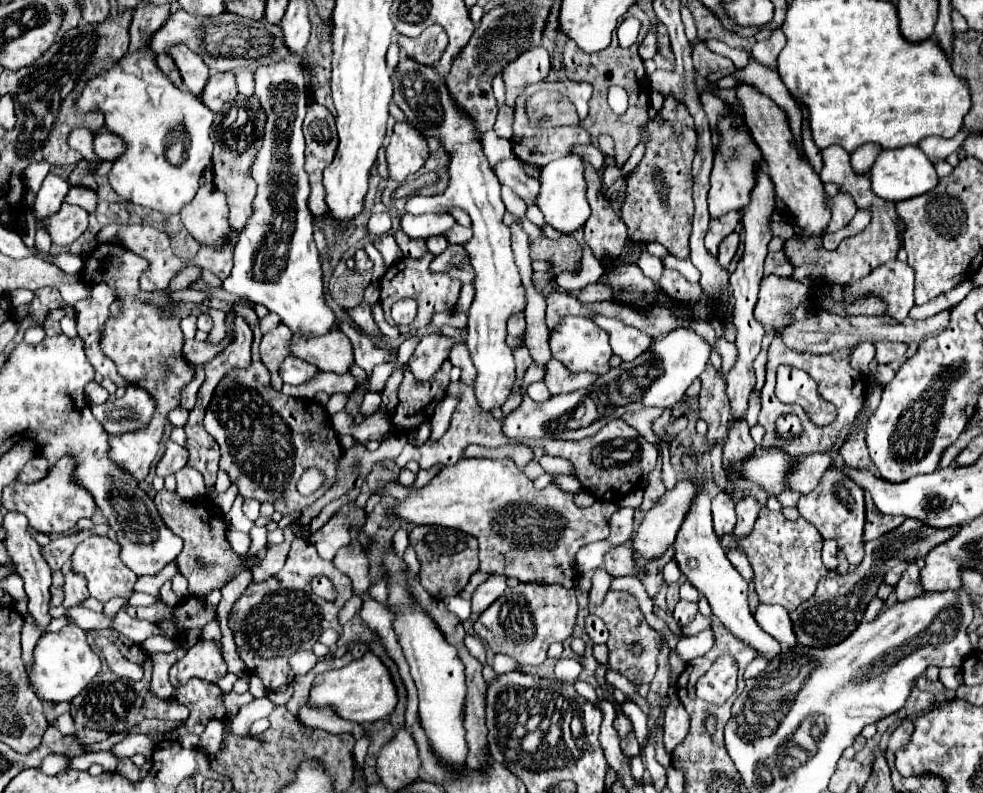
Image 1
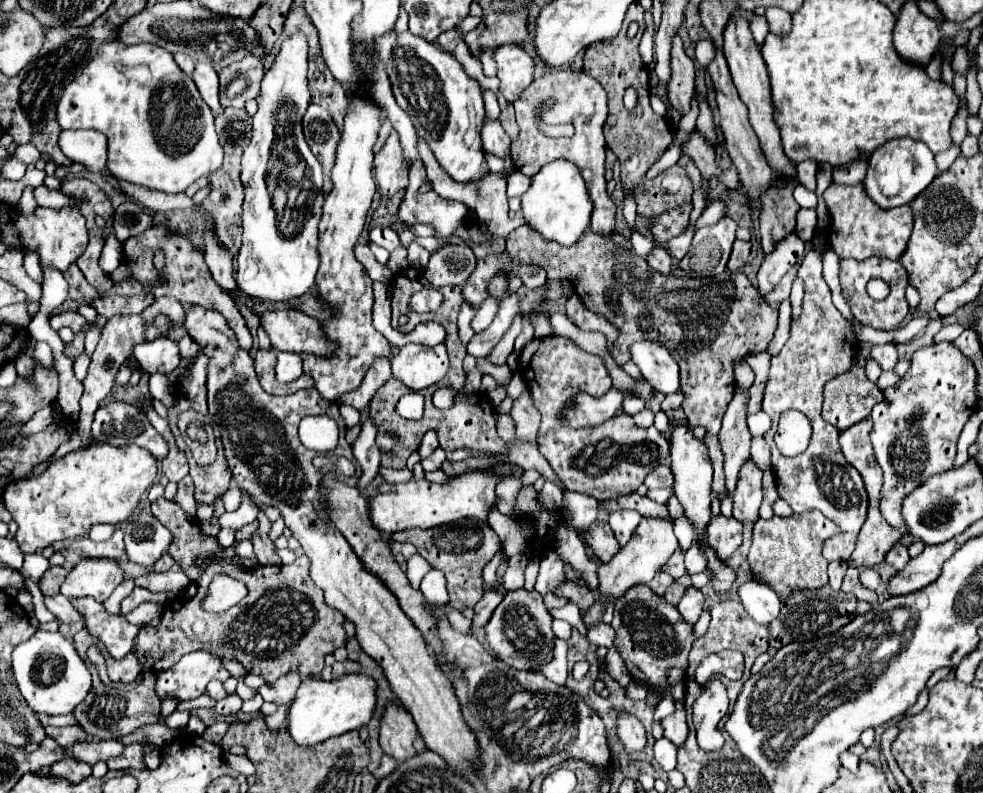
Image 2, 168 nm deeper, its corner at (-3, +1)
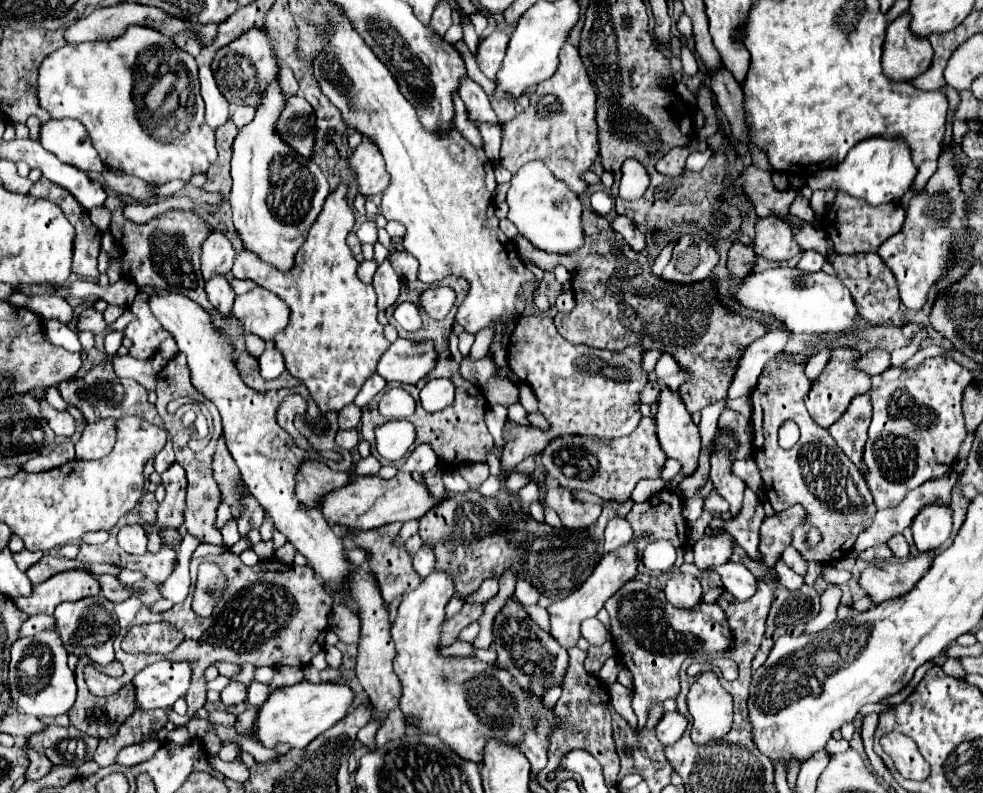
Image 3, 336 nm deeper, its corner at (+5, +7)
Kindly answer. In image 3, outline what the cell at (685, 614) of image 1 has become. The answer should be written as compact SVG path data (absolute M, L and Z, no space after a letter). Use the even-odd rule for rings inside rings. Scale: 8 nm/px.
M673 574L667 580L665 596L677 608L693 608L701 600L701 584L691 574Z

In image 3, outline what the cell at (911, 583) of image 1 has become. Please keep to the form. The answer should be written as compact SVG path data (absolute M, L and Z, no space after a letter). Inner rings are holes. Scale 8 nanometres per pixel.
M949 472L949 476L929 480L929 482L921 484L919 488L911 490L897 508L879 510L875 514L871 526L865 528L865 532L861 532L861 536L857 536L851 556L857 556L861 550L867 550L869 546L887 544L897 532L903 532L903 528L907 528L911 524L915 514L931 500L941 498L945 504L949 504L955 482L957 482L957 472Z

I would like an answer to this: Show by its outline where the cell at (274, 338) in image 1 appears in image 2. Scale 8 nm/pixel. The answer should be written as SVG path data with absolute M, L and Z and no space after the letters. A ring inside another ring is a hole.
M259 350L255 354L255 372L259 378L259 384L265 392L273 396L287 396L291 392L297 392L293 384L279 384L273 378L273 362L275 362L275 352L273 350Z

